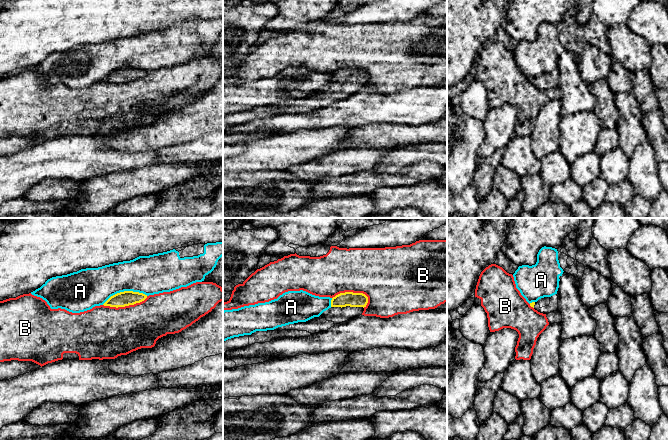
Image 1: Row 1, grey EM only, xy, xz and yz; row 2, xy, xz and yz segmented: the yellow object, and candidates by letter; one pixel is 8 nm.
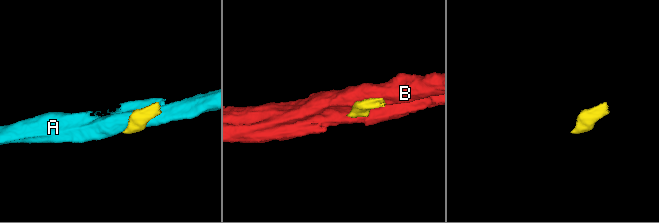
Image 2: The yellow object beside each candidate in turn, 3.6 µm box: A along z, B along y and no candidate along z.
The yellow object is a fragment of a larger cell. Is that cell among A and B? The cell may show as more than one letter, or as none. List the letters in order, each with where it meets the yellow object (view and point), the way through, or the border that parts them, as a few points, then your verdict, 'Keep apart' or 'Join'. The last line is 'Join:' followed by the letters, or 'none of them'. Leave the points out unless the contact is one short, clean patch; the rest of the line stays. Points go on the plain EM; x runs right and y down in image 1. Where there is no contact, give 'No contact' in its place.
A: Touches yellow at xy (124, 67). Keep apart
B: Touches yellow at xz (352, 68). Keep apart
Join: none of them

